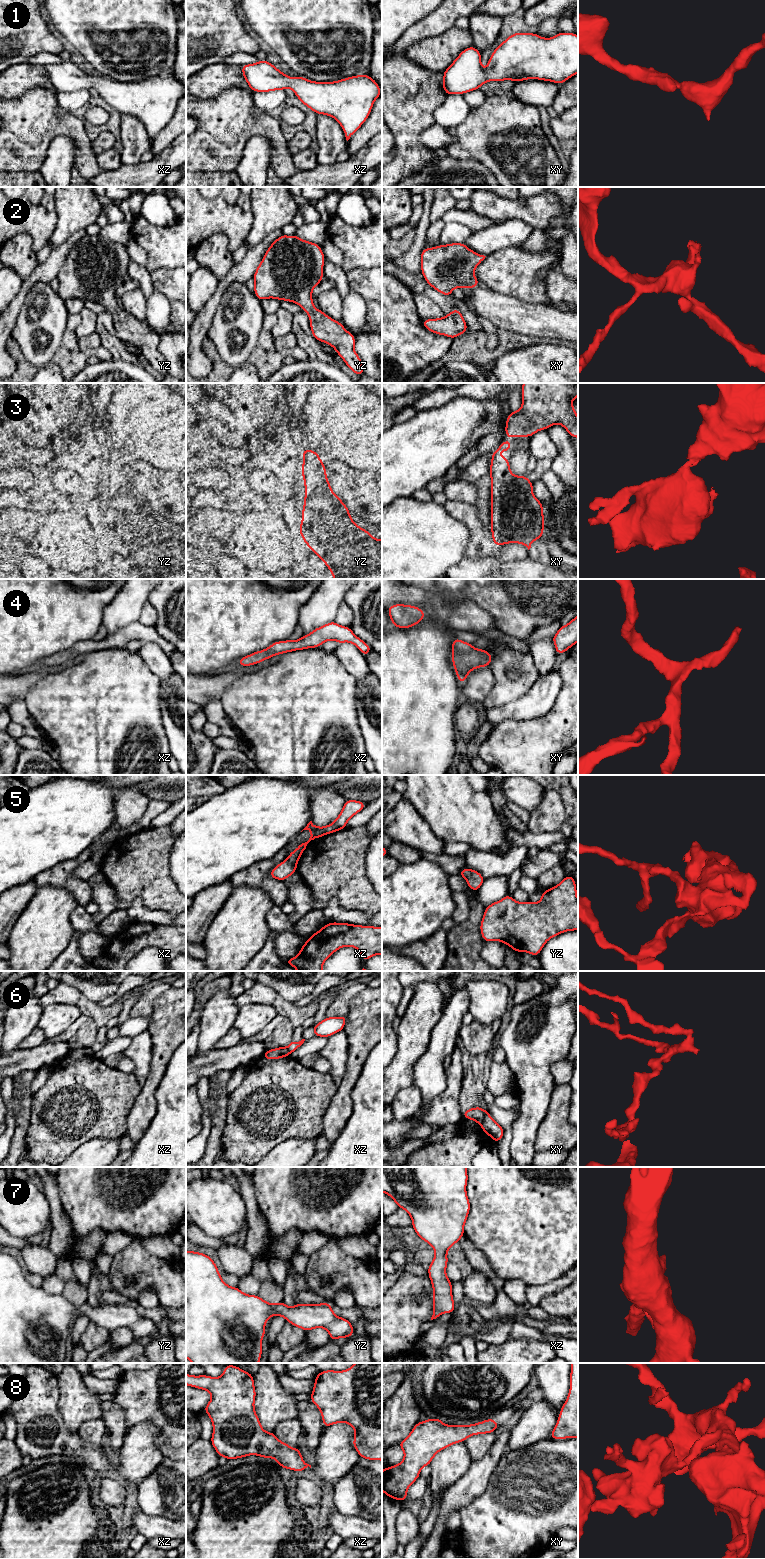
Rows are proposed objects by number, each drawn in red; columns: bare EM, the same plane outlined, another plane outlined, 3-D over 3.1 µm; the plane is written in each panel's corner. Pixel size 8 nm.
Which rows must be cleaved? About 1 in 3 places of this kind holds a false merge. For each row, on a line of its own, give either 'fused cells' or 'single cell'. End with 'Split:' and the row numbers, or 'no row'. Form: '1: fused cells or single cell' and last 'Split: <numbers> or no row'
1: single cell
2: single cell
3: single cell
4: single cell
5: fused cells
6: fused cells
7: single cell
8: single cell
Split: 5, 6

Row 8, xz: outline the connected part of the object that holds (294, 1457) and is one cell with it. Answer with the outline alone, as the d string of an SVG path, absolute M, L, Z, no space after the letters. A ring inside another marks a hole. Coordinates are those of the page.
M229 1364L224 1367L222 1376L217 1378L205 1374L200 1376L186 1374L186 1385L206 1390L212 1396L203 1411L212 1421L213 1433L210 1442L219 1457L231 1460L258 1455L262 1458L274 1458L280 1467L292 1471L303 1472L308 1466L311 1468L311 1465L302 1460L303 1455L300 1449L292 1448L287 1443L281 1442L274 1432L263 1430L255 1412L256 1390L251 1373Z

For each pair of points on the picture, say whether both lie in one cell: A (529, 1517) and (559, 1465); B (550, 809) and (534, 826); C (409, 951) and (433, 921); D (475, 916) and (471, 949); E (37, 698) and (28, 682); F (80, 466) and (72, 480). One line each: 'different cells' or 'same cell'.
A: same cell
B: same cell
C: different cells
D: same cell
E: different cells
F: different cells

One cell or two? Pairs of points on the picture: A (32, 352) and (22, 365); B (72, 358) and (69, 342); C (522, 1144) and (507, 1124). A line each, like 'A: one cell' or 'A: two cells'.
A: two cells
B: one cell
C: two cells

